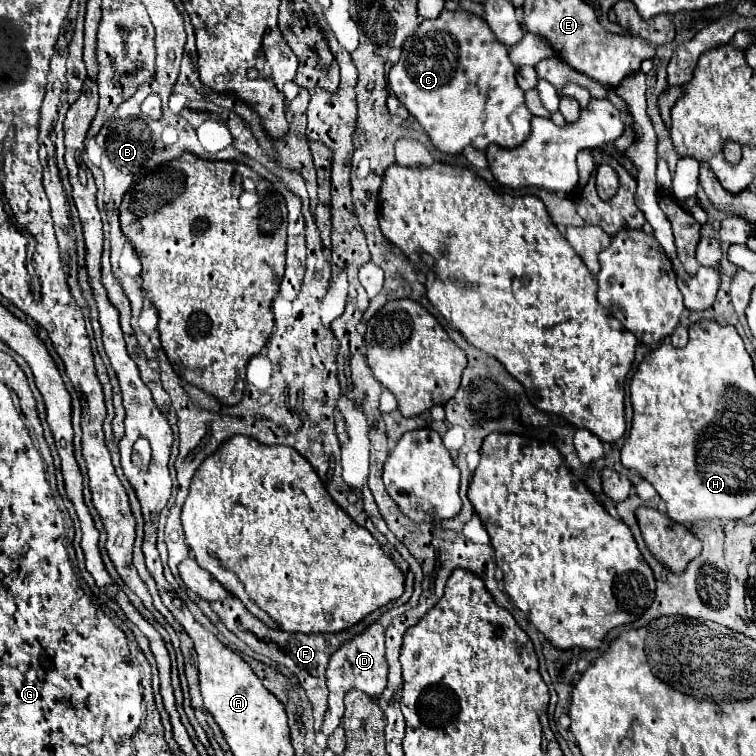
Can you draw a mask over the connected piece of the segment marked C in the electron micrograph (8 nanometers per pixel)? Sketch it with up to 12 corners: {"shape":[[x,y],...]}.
{"shape":[[443,10],[405,40],[395,96],[455,154],[531,132],[507,46]]}

